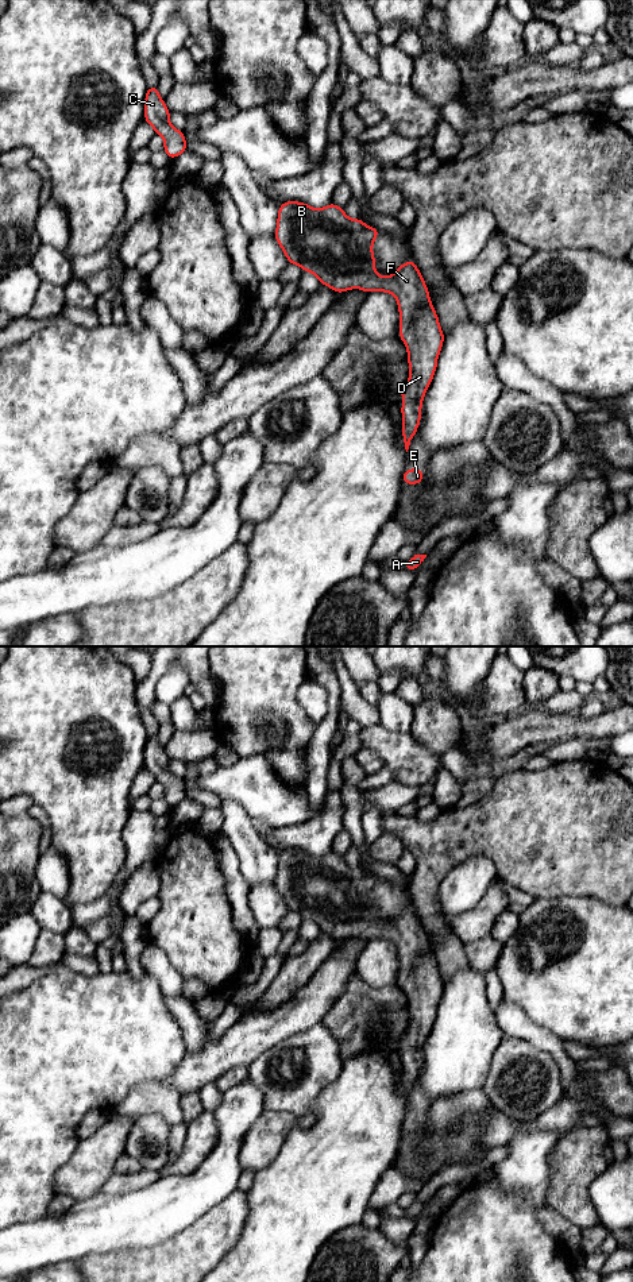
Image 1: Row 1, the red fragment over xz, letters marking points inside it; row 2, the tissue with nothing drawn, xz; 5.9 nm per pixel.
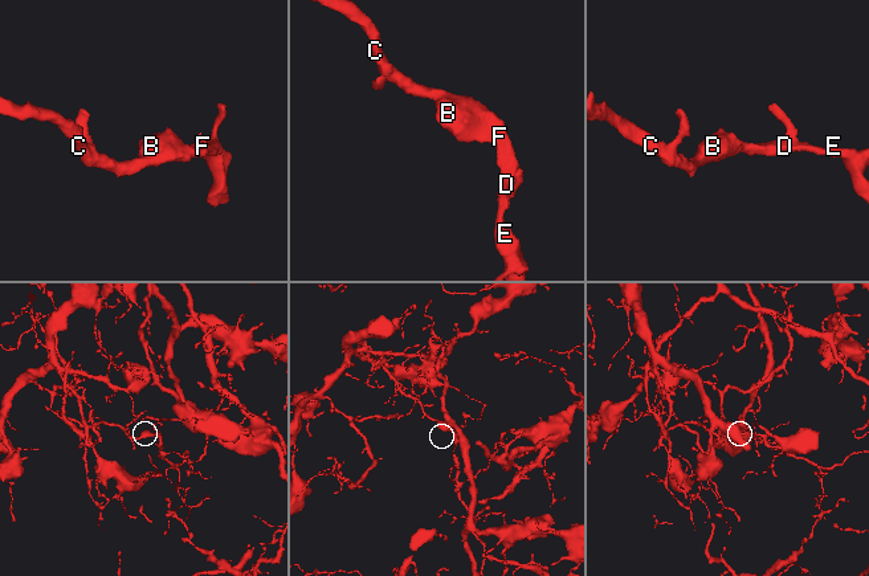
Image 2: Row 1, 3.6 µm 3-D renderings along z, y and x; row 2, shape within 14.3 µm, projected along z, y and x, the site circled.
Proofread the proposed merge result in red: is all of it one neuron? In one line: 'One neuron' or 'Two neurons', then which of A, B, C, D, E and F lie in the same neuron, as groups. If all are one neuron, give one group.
One neuron. Groups: A B C D E F

